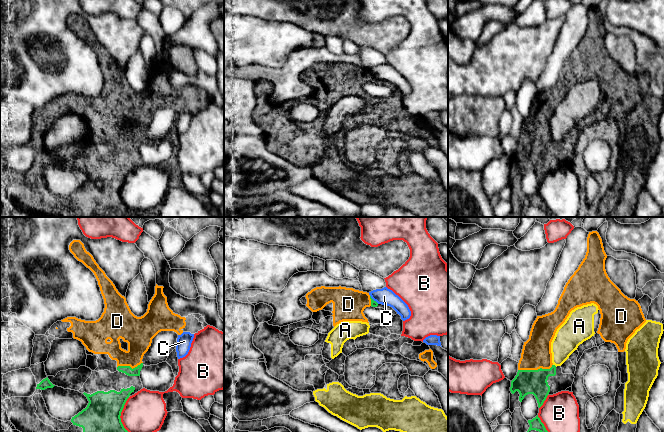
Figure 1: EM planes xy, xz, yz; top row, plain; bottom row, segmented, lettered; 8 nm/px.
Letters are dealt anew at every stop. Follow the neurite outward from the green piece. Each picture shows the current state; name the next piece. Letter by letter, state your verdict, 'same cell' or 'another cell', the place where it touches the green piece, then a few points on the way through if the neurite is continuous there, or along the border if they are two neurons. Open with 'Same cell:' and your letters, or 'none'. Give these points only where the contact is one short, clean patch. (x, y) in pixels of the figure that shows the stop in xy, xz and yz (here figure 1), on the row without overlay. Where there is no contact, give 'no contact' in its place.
Same cell: D
A: another cell; meets green in yz at (554, 141); border along yz (553, 140), (556, 142)
B: another cell; meets green in xy at (119, 193)
C: another cell; meets green in xz at (373, 76); border along xz (370, 71), (378, 79)
D: same cell; meets green in yz at (535, 146)

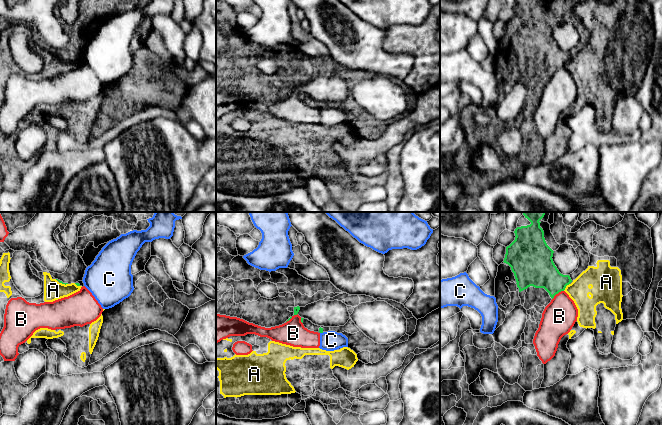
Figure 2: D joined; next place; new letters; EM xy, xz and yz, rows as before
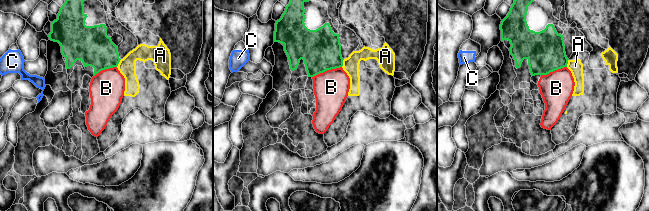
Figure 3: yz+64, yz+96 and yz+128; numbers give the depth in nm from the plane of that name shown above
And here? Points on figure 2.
Same cell: none
A: another cell; meets green in yz at (565, 63); border along yz (569, 59), (563, 66)
B: another cell; meets green in yz at (557, 69)
C: another cell; meets green in xz at (321, 108)

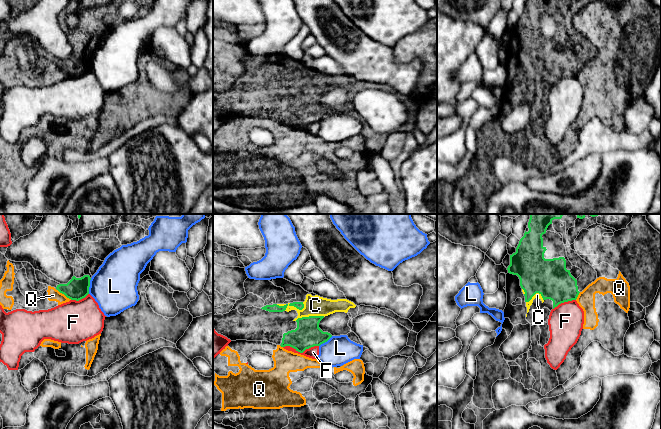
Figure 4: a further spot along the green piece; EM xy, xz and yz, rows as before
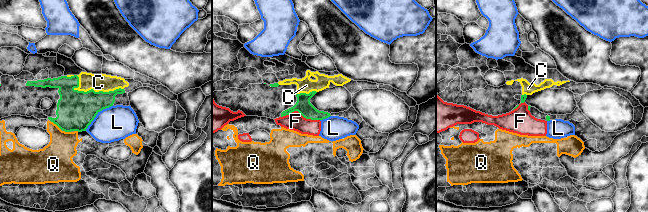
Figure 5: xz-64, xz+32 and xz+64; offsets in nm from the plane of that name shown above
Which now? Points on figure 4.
Same cell: C
C: same cell; meets green in xz at (290, 81)
F: another cell; meets green in xz at (300, 128)
L: another cell; meets green in xy at (89, 62)
Q: another cell; meets green in xy at (64, 70); border along xy (57, 65), (71, 75)

